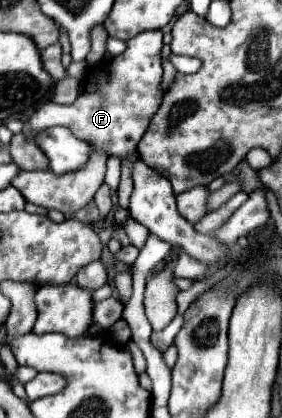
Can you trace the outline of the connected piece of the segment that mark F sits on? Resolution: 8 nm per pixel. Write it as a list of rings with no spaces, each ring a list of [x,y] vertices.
[[[143,31],[141,35],[129,39],[127,51],[123,55],[93,69],[93,75],[97,75],[99,83],[97,91],[81,93],[73,105],[39,105],[39,109],[27,121],[27,129],[37,133],[55,125],[63,125],[69,127],[75,137],[93,143],[99,151],[125,159],[127,153],[135,151],[163,99],[163,91],[159,89],[163,75],[161,47],[161,31]]]

